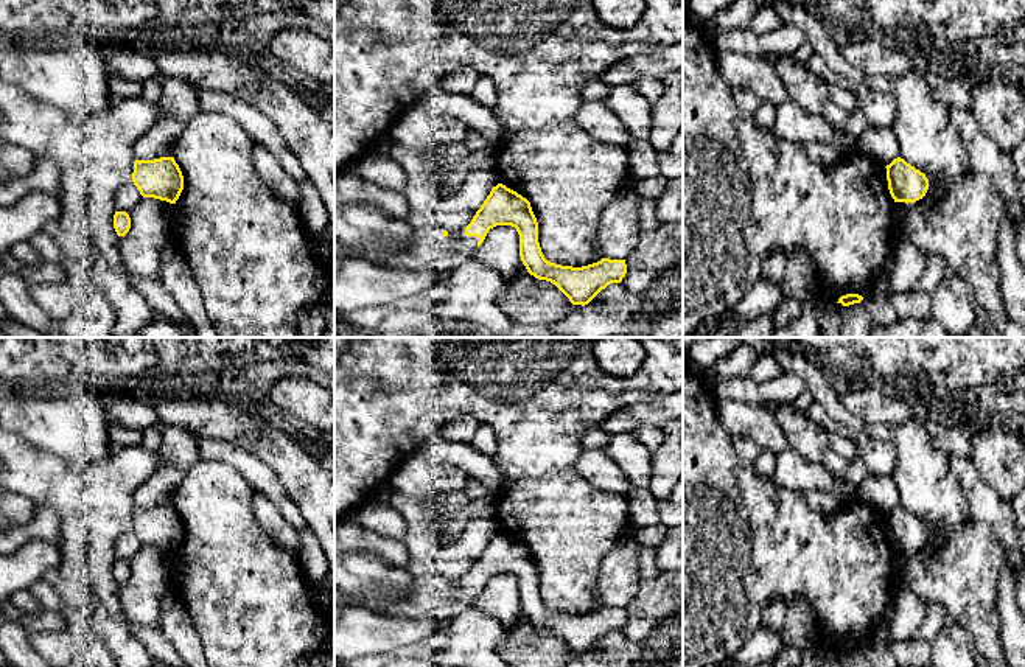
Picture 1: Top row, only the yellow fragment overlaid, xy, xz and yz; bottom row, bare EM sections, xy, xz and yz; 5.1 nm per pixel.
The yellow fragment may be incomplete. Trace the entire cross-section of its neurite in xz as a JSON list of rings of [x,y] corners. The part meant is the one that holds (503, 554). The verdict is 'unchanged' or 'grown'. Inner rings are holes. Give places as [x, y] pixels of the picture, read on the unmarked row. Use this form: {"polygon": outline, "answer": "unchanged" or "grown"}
{"polygon": [[[498,532],[473,564],[471,571],[456,581],[448,581],[440,574],[414,578],[411,591],[401,600],[358,599],[334,589],[334,603],[344,606],[361,606],[386,617],[414,617],[445,622],[460,611],[474,605],[476,597],[484,591],[490,577],[512,574],[519,583],[519,605],[527,620],[538,628],[554,631],[572,653],[588,653],[602,637],[611,631],[621,631],[627,622],[625,608],[602,606],[597,611],[572,616],[551,611],[544,606],[538,591],[538,571],[530,550],[516,540]]], "answer": "grown"}

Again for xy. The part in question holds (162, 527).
{"polygon": [[[174,505],[135,508],[132,530],[143,546],[176,552],[184,538],[184,524]]], "answer": "unchanged"}

